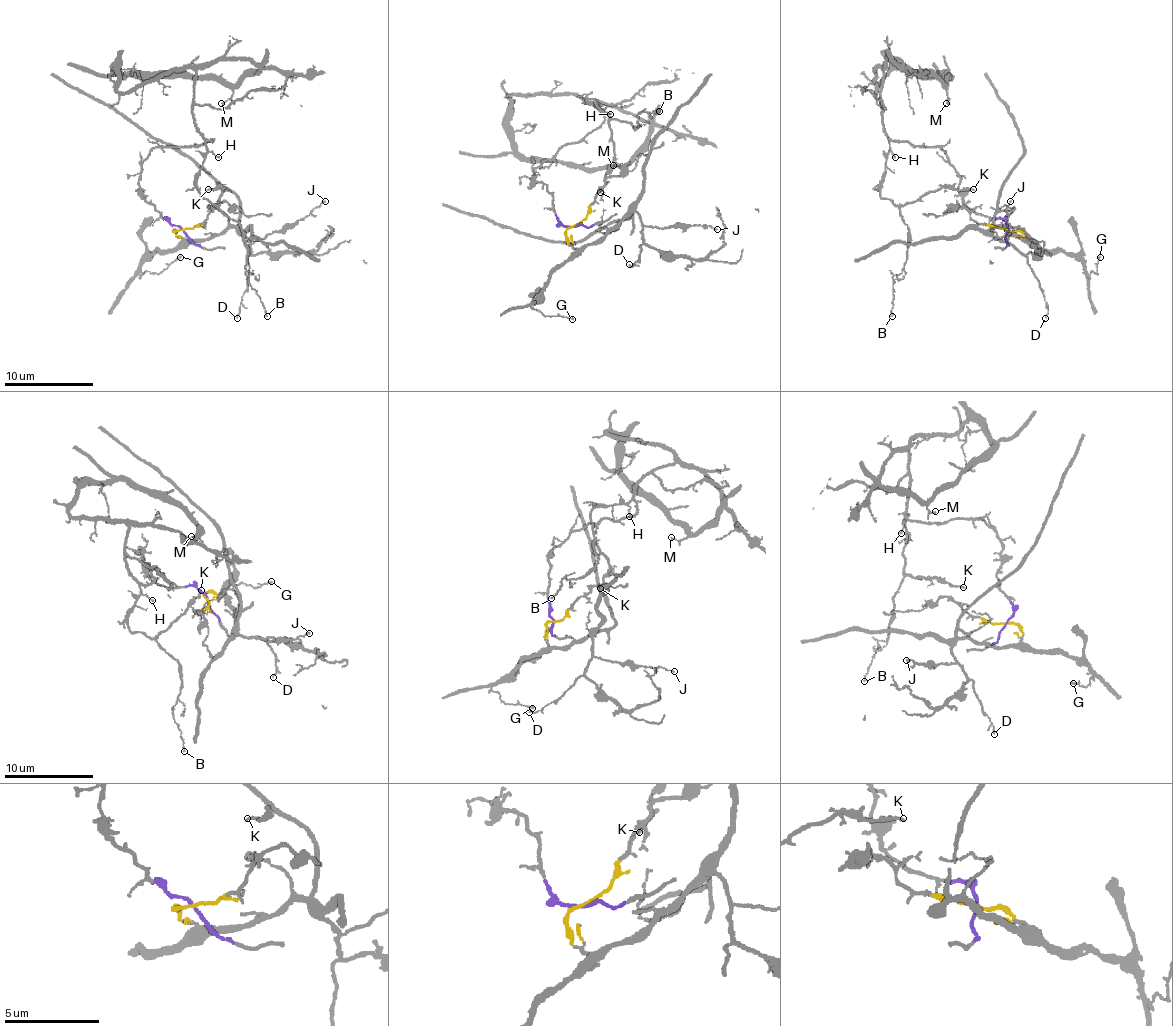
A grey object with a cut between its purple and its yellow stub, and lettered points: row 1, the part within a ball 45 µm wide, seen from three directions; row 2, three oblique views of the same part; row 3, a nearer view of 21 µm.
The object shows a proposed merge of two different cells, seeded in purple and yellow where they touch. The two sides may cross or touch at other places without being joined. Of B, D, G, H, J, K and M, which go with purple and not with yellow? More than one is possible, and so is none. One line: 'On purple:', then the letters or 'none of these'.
On purple: B, H, K, M

